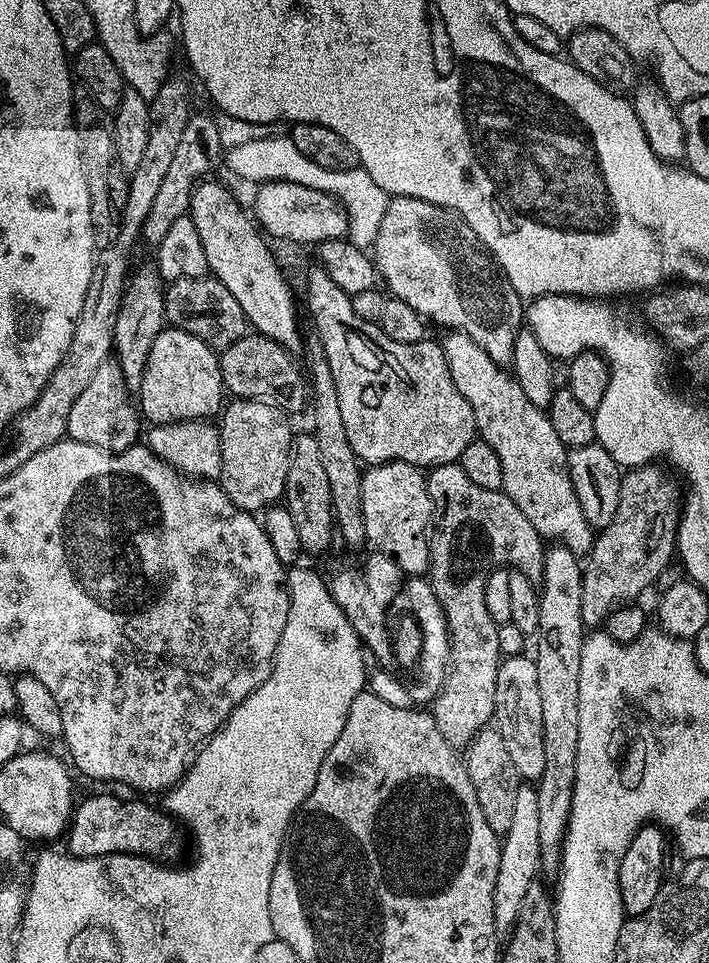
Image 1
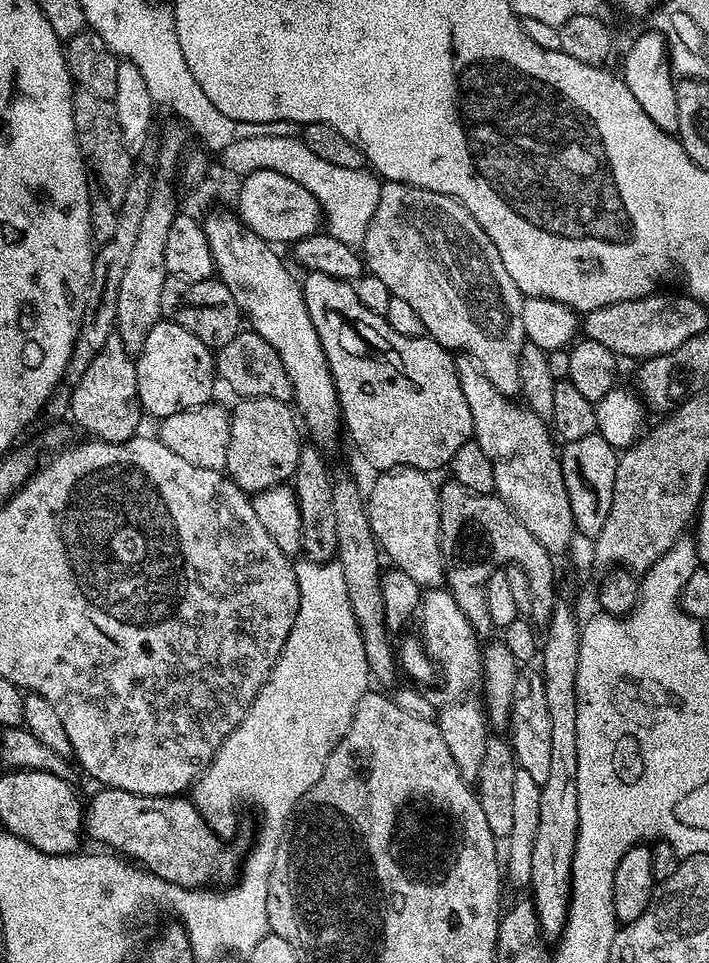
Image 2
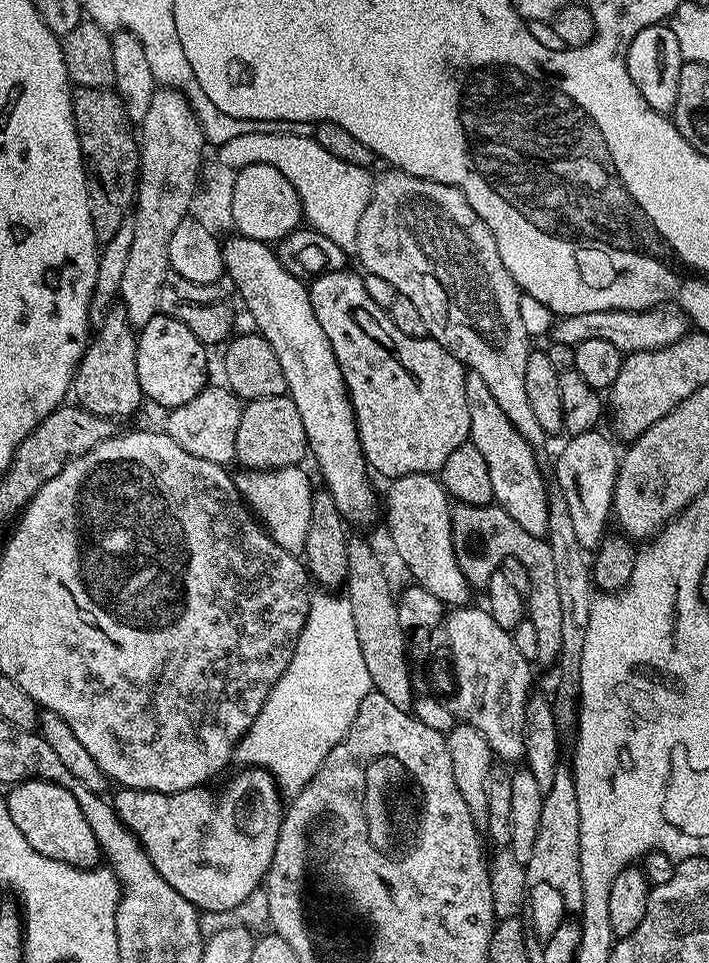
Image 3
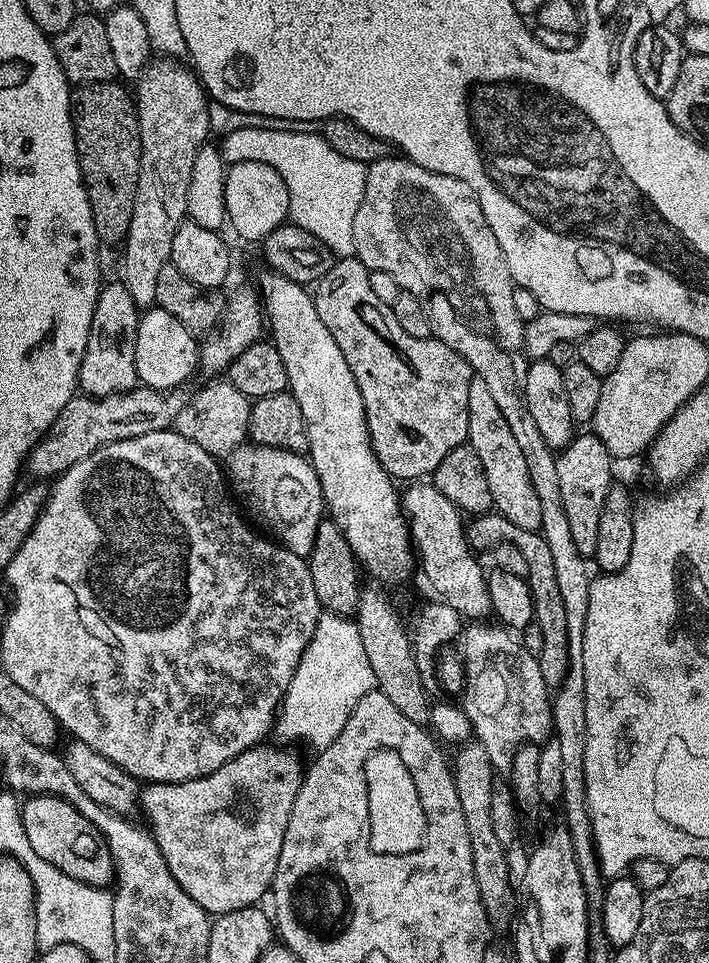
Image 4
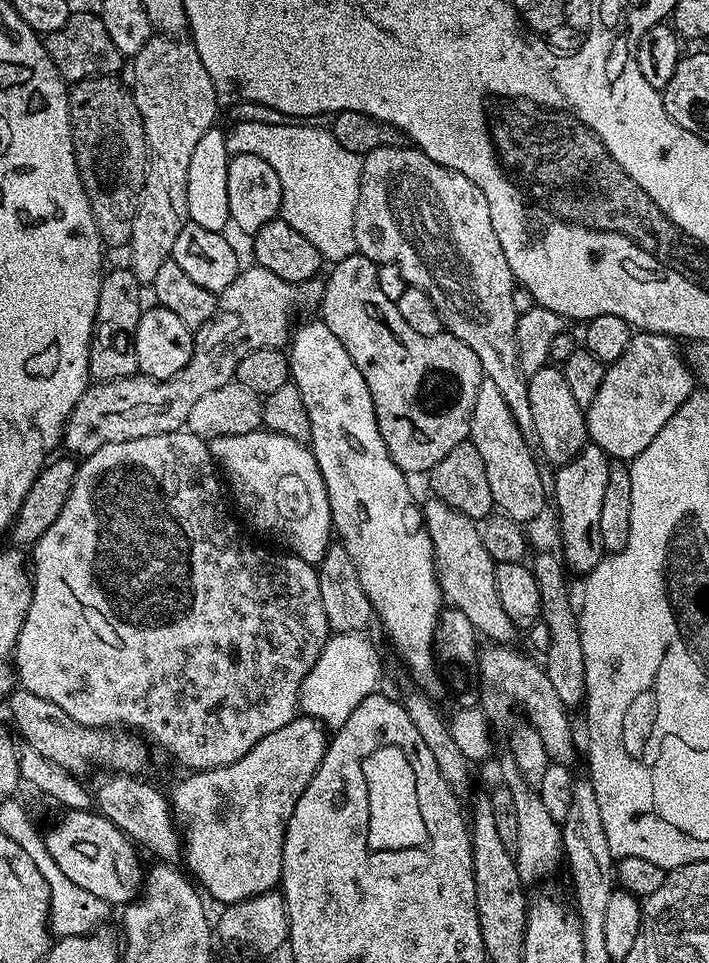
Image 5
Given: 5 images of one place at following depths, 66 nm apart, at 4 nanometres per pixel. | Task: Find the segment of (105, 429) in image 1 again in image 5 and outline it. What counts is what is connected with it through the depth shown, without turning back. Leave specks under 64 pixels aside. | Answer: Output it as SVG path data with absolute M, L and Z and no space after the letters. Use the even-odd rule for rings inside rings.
M113 268L101 279L96 327L92 329L92 348L88 351L88 375L93 381L103 382L137 375L134 342L142 311L140 292L142 286L131 268Z

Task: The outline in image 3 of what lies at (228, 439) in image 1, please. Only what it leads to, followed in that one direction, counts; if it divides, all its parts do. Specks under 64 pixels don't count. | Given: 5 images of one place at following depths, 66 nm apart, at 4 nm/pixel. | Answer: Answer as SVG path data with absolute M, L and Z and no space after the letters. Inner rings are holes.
M285 394L274 398L258 398L247 401L242 407L242 418L238 422L238 442L236 443L235 463L244 470L267 470L269 468L294 468L303 465L309 455L306 426L302 426L302 417L298 415L298 406L294 406L292 397Z

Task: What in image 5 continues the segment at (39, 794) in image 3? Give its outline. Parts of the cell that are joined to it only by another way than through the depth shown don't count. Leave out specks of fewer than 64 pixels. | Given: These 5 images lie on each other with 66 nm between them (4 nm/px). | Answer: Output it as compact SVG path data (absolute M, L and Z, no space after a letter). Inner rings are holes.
M68 810L63 814L65 816L57 828L43 833L45 850L54 858L62 873L109 906L131 904L139 897L146 879L146 868L140 865L141 853L137 845L99 811Z

